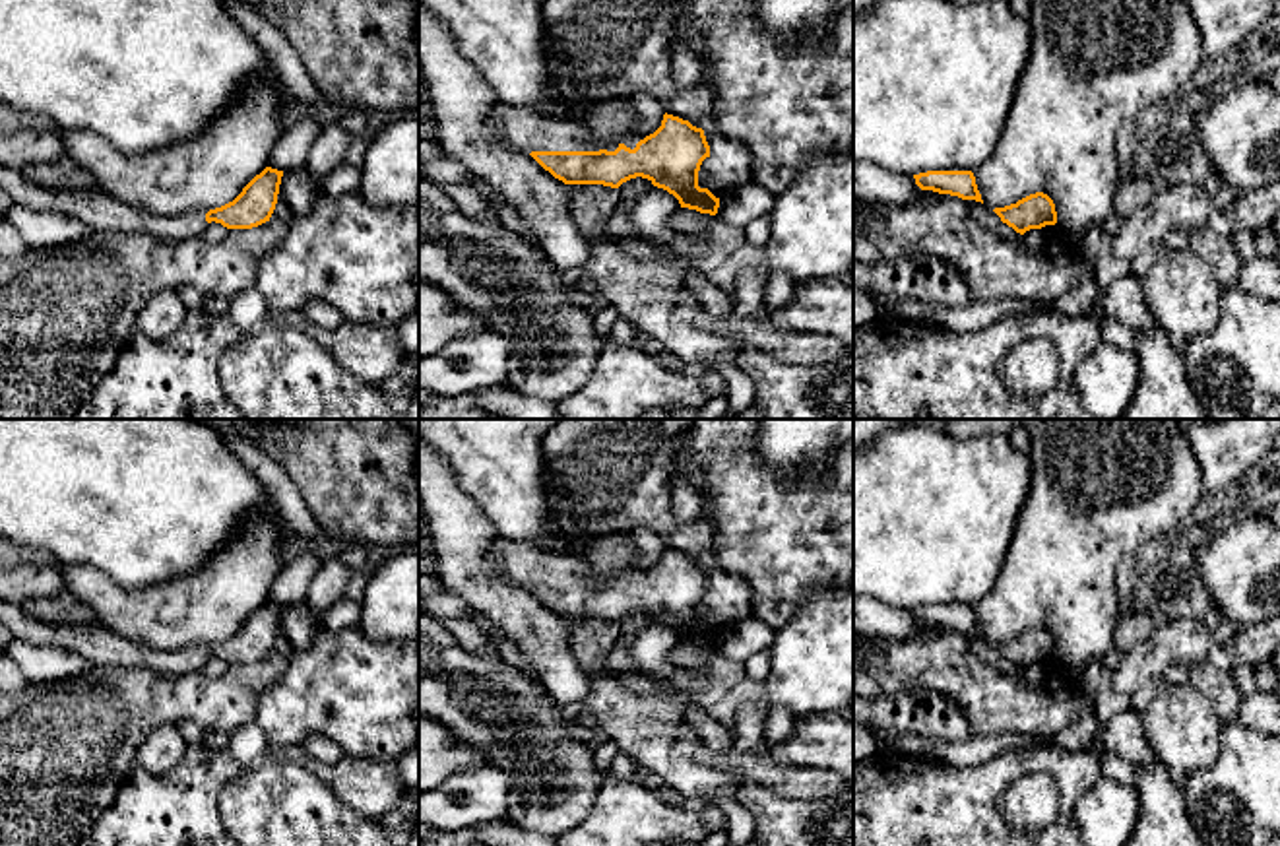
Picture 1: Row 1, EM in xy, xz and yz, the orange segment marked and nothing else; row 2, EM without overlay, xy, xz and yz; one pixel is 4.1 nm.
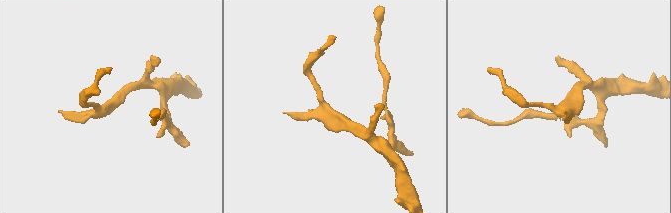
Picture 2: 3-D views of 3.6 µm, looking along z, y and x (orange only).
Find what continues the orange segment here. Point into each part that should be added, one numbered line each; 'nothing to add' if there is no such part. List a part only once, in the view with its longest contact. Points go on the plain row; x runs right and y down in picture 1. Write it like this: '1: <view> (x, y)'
1: xz (520, 563)

